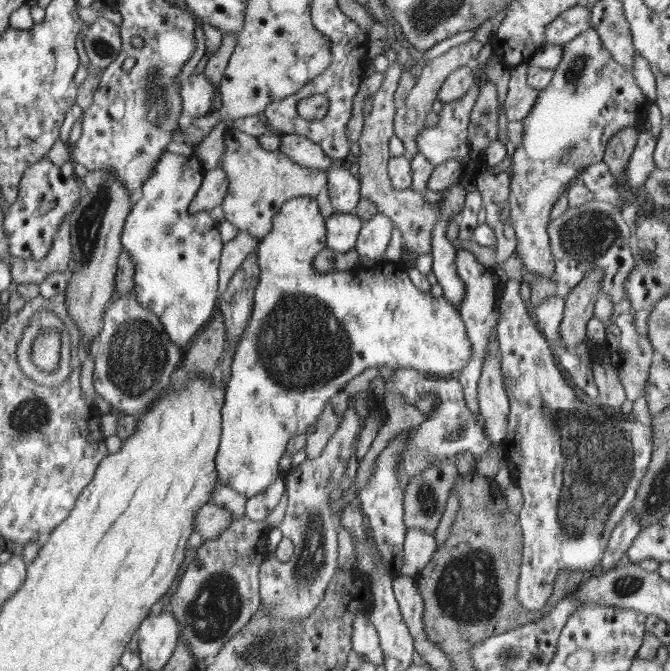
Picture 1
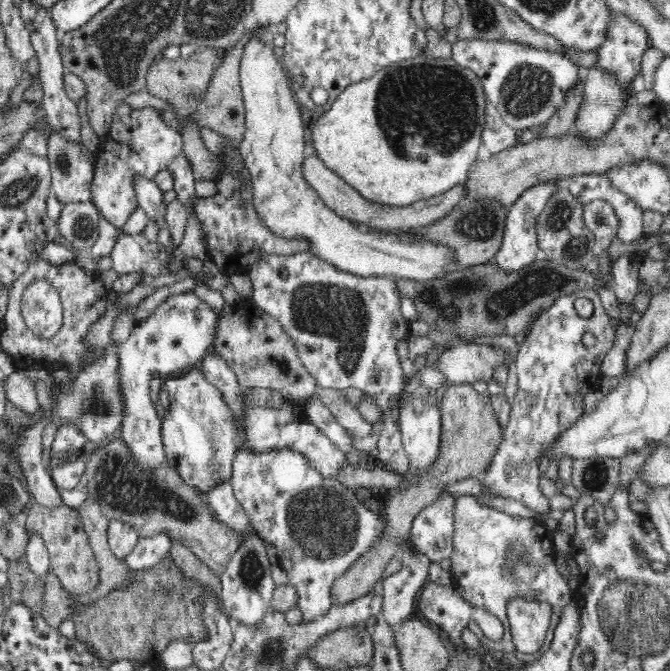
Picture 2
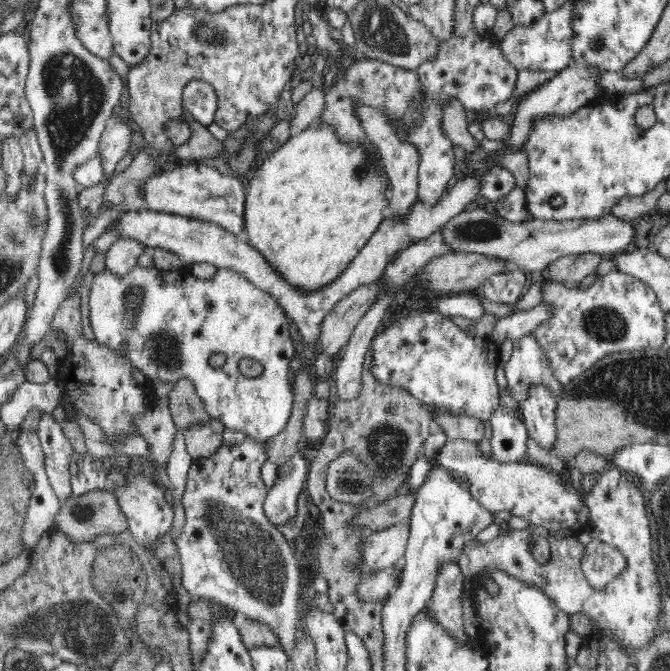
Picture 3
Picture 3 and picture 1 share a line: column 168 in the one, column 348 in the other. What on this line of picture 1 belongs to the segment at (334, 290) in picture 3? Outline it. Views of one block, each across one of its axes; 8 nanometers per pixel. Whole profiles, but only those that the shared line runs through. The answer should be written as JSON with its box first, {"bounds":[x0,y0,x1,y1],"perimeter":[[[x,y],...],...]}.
{"bounds":[325,213,364,252],"perimeter":[[[336,213],[325,220],[326,247],[336,252],[348,252],[355,248],[364,221],[356,214]]]}

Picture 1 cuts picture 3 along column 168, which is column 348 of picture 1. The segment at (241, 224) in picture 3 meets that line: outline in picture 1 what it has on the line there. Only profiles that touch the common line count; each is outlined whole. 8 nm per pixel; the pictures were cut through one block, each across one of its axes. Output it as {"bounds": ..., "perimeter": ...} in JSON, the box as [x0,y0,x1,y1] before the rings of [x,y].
{"bounds":[327,167,362,214],"perimeter":[[[337,167],[327,172],[328,197],[334,205],[335,213],[349,214],[356,208],[358,198],[362,195],[358,178],[344,167]]]}

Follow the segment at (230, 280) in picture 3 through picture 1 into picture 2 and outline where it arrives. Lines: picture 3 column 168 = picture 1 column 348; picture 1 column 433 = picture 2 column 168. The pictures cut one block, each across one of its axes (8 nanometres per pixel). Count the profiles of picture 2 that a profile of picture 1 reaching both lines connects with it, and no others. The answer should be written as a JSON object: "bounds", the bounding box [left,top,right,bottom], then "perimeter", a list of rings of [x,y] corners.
{"bounds":[120,292,217,469],"perimeter":[[[194,292],[173,294],[158,306],[154,313],[136,323],[130,337],[120,346],[120,376],[126,414],[123,419],[122,438],[131,448],[138,464],[144,469],[165,465],[165,452],[161,433],[161,413],[150,399],[150,380],[154,374],[162,379],[197,368],[216,338],[217,312]]]}

